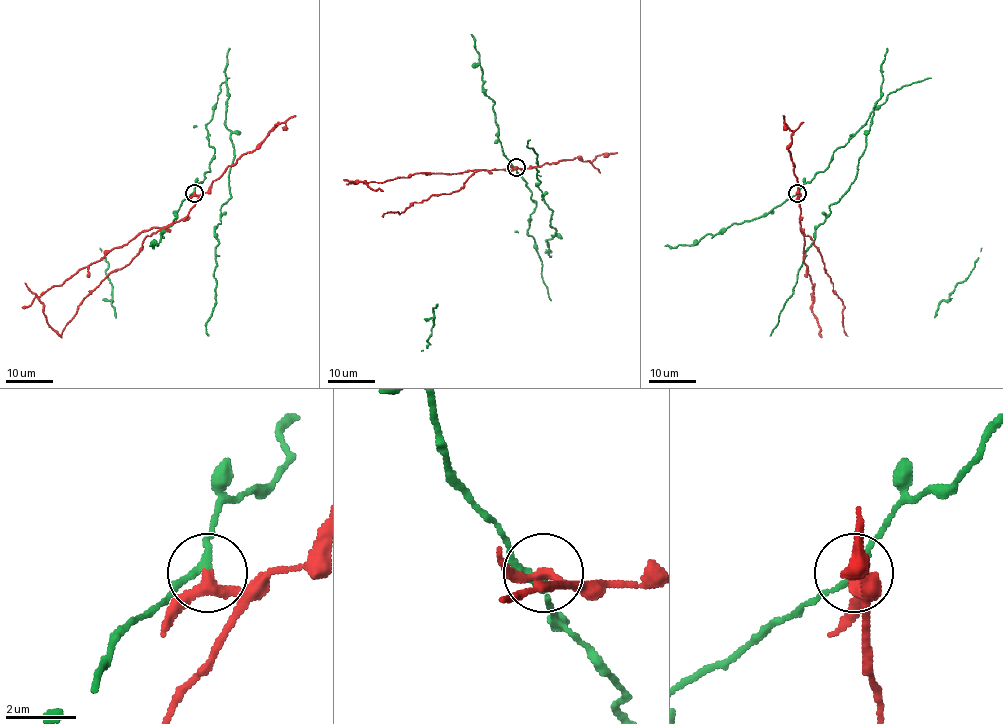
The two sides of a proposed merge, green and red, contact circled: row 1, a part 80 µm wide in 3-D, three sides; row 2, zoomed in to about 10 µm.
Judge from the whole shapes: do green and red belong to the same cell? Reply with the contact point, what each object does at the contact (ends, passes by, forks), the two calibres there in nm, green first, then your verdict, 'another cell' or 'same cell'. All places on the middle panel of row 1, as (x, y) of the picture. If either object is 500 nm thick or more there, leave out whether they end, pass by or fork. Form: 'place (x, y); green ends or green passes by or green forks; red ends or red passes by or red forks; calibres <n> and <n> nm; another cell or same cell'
place (516, 167); green passes by; red passes by; calibres 190 and 240 nm; another cell

